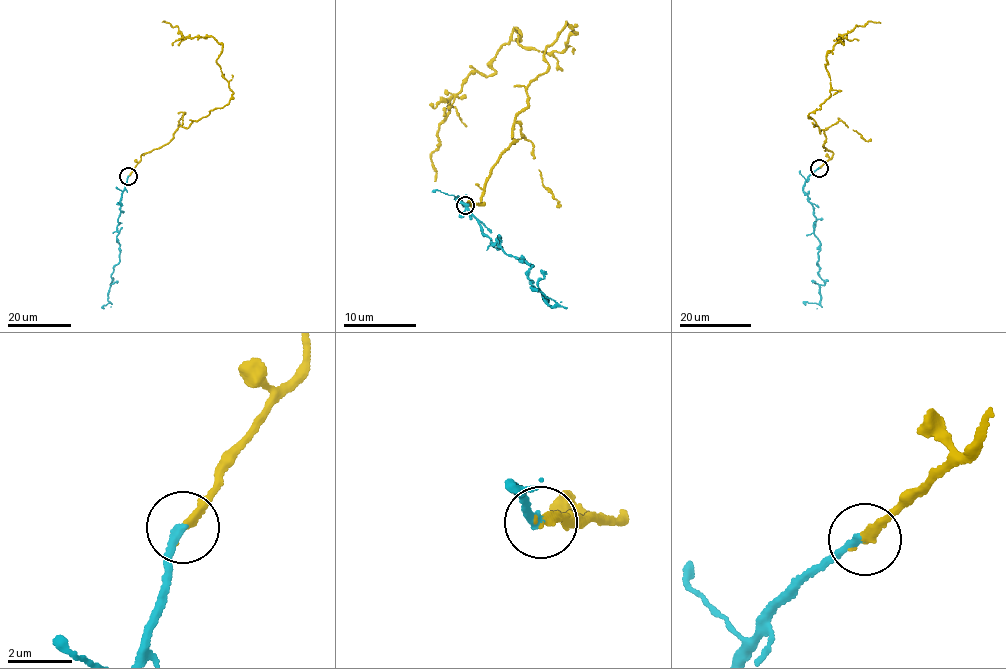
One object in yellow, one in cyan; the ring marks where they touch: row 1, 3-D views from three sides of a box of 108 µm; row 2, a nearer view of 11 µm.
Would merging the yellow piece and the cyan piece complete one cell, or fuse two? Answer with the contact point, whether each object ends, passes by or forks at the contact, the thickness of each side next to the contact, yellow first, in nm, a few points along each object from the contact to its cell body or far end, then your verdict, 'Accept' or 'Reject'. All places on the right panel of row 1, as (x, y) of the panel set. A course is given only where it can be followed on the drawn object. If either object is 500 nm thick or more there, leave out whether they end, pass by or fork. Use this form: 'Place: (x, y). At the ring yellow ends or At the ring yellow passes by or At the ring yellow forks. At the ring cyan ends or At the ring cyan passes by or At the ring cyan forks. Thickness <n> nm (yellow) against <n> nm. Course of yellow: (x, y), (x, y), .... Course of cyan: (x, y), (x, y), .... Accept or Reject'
Place: (819, 168). At the ring yellow ends. At the ring cyan ends. Thickness 260 nm (yellow) against 280 nm. Course of yellow: (819, 168), (832, 153), (809, 113), (830, 93), (827, 53), (855, 26), (880, 23). Course of cyan: (819, 168), (808, 176), (803, 192), (816, 219), (819, 276), (825, 284), (820, 286), (818, 304), (802, 302). Accept

